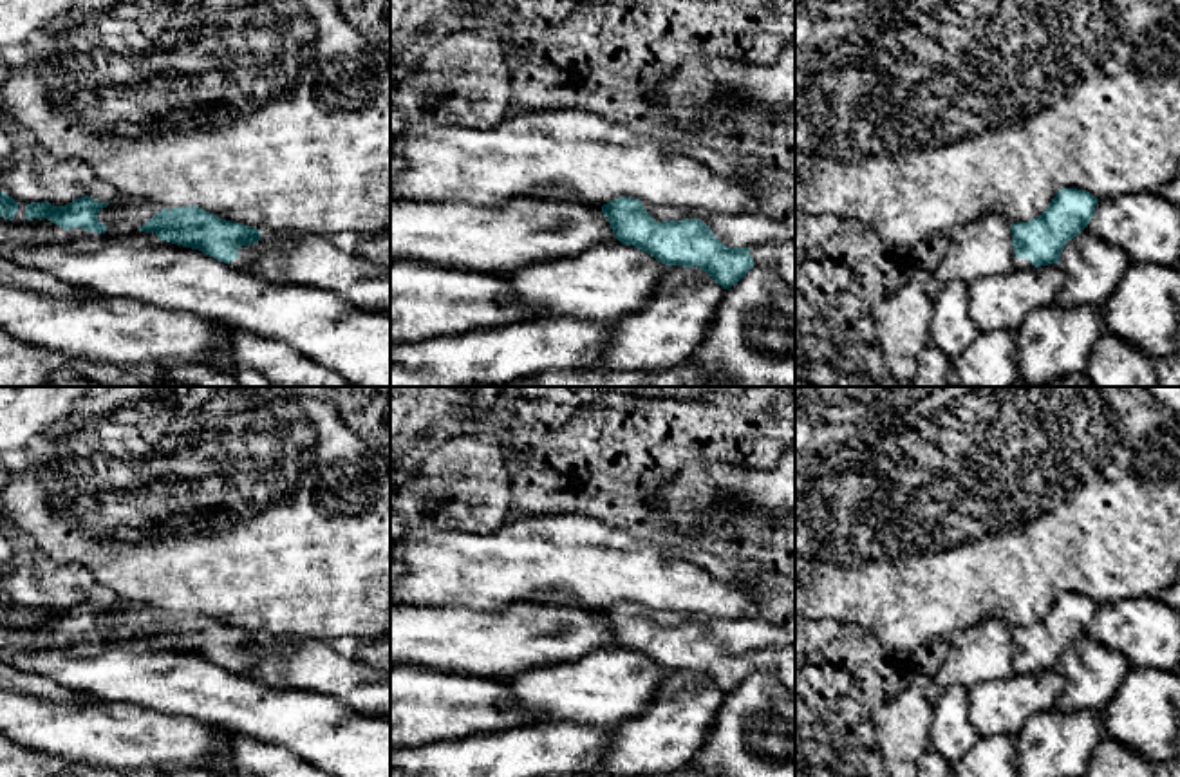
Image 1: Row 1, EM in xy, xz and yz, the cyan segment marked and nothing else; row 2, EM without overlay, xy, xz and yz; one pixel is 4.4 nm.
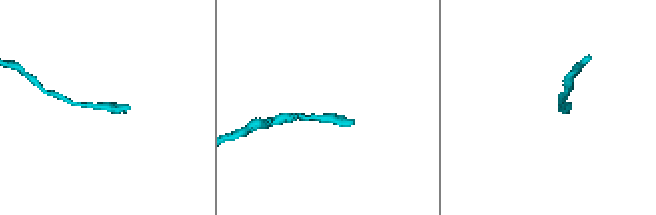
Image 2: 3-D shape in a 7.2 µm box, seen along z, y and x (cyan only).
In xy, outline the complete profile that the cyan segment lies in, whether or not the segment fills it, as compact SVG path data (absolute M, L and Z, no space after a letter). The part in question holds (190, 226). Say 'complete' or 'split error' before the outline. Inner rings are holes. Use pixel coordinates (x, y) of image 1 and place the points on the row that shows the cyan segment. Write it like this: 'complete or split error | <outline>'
split error | M199 206L163 208L139 231L155 233L183 248L199 249L233 269L249 271L258 240L267 231L220 219Z

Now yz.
split error | M1063 188L1039 217L1012 224L1014 269L1059 264L1066 242L1088 228L1097 201L1086 190Z

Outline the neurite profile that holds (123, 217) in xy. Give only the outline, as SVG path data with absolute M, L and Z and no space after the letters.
M117 197L98 213L98 220L107 226L107 231L96 233L81 228L67 229L70 235L69 246L85 253L105 248L112 242L159 242L155 233L146 233L139 228L161 210L161 206L146 199Z

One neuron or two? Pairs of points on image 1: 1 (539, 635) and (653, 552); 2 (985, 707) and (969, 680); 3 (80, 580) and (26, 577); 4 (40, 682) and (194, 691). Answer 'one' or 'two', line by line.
1: two
2: two
3: one
4: two

